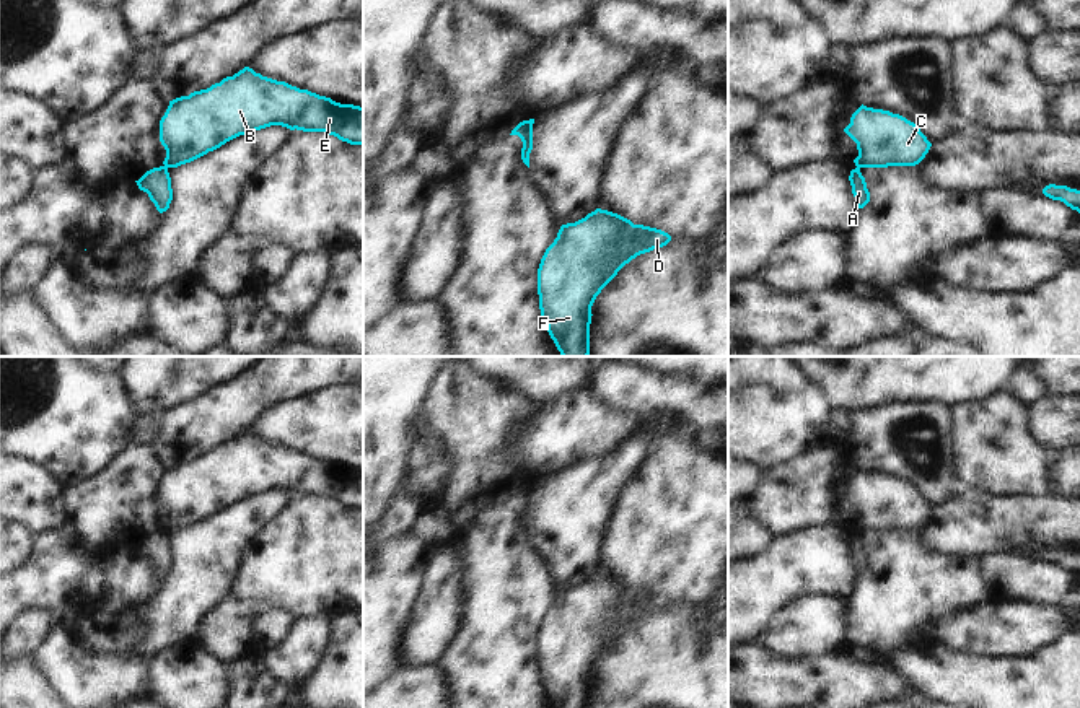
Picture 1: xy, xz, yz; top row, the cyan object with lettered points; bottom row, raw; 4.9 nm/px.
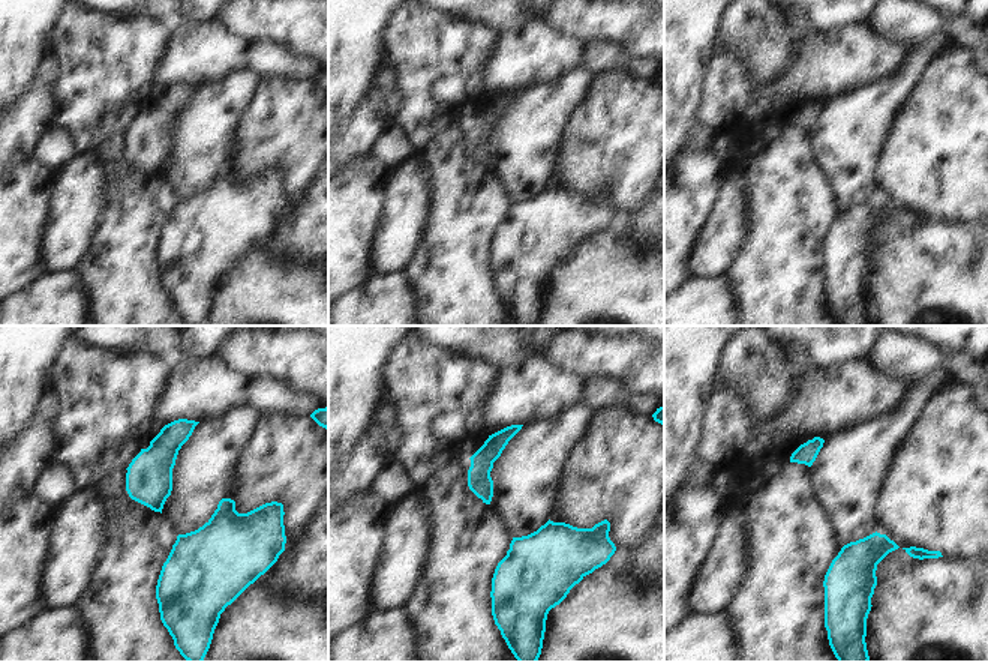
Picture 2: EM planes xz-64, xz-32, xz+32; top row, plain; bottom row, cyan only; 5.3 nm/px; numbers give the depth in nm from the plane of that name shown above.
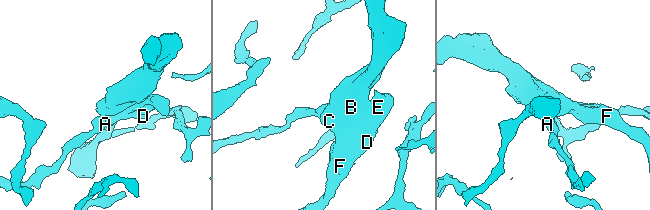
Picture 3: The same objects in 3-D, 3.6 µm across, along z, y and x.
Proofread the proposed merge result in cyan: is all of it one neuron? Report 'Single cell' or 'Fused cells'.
Fused cells.

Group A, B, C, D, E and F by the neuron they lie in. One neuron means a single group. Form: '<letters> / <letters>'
A / B C D E F

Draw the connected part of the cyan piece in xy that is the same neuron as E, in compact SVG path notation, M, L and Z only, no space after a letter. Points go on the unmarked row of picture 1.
M244 431L207 454L169 465L160 485L160 506L166 514L165 532L191 527L226 506L251 496L282 490L290 495L324 496L350 509L363 509L363 472L277 446Z

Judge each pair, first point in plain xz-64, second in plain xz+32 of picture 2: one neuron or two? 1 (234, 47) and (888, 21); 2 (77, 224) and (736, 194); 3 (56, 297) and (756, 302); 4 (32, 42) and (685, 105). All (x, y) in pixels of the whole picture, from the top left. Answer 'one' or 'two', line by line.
1: two
2: one
3: two
4: one

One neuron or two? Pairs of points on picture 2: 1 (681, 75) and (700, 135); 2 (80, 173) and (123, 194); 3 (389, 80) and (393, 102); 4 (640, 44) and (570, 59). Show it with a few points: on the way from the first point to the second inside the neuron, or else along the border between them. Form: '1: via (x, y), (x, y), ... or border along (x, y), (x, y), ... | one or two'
1: border along (699, 120), (681, 155) | two
2: border along (98, 153), (114, 171), (111, 204), (104, 221) | two
3: via (389, 86), (393, 96) | one
4: border along (577, 38), (609, 39), (612, 42) | two

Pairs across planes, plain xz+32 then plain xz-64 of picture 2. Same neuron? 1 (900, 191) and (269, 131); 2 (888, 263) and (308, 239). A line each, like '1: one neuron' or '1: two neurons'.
1: one neuron
2: two neurons

